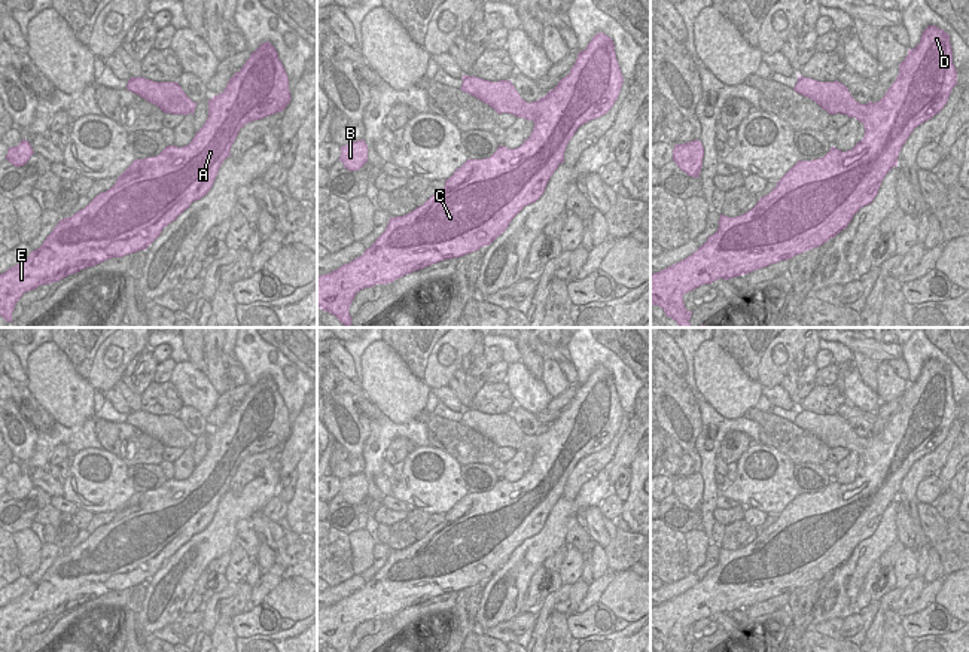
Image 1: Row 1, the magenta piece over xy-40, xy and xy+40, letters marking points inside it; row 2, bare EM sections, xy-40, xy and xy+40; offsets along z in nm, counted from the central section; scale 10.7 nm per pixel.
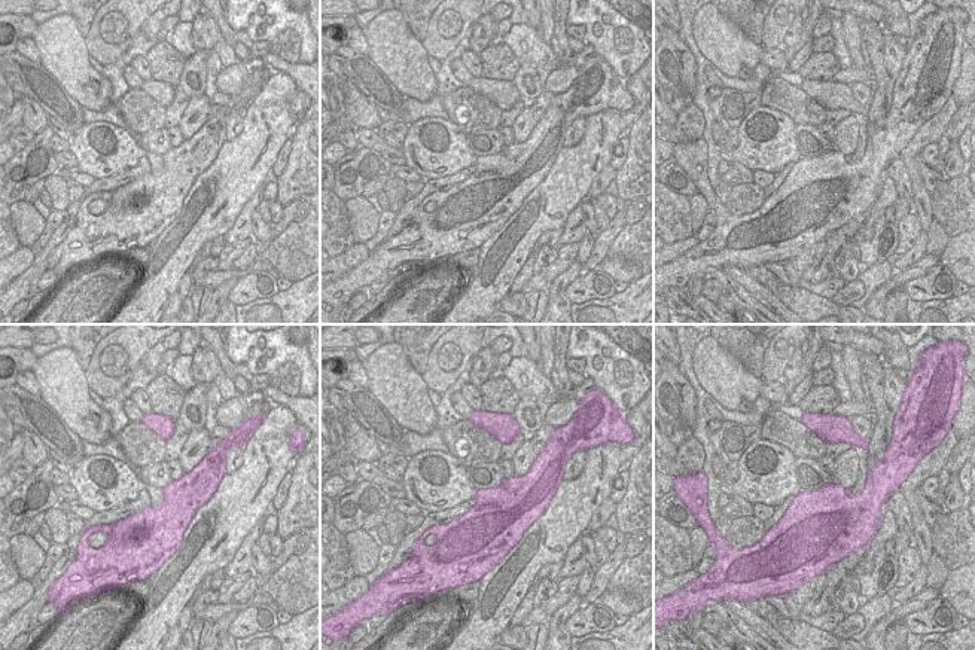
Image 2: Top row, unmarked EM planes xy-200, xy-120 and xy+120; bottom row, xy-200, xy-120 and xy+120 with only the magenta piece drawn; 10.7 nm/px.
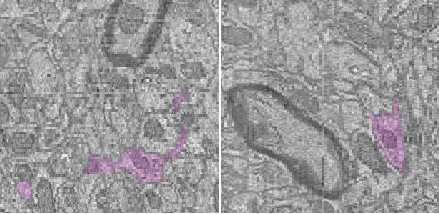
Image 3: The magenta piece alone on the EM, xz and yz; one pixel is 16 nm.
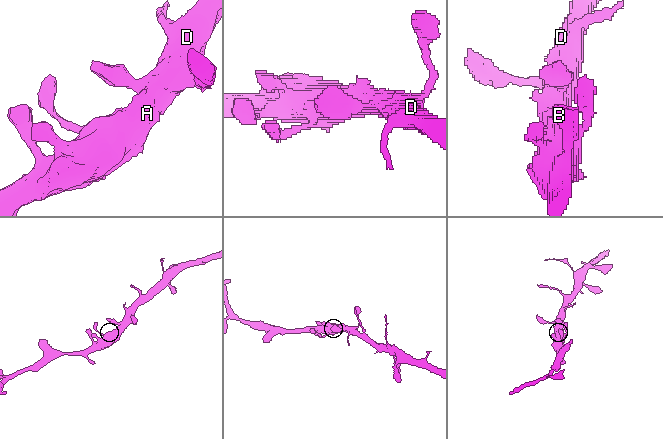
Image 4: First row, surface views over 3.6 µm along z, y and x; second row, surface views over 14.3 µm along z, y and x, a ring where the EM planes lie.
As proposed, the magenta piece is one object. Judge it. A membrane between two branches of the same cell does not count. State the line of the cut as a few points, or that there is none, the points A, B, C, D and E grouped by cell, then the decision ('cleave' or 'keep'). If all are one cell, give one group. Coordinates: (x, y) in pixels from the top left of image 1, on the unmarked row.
no cut; A B C D E; keep

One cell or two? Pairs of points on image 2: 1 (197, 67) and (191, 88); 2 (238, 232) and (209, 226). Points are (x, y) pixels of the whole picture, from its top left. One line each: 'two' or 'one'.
1: one
2: two

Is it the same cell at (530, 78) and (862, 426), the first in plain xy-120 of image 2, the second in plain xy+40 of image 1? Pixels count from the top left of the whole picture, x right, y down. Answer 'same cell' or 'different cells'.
same cell

